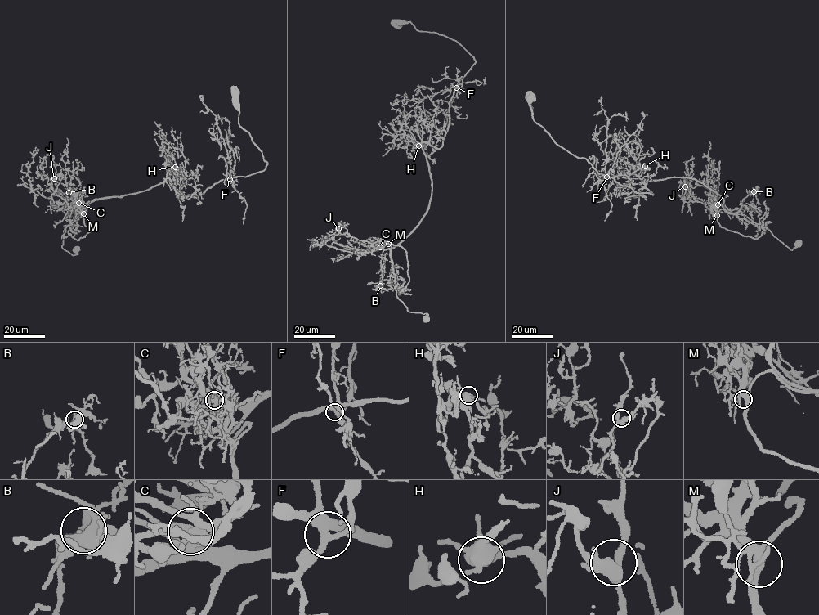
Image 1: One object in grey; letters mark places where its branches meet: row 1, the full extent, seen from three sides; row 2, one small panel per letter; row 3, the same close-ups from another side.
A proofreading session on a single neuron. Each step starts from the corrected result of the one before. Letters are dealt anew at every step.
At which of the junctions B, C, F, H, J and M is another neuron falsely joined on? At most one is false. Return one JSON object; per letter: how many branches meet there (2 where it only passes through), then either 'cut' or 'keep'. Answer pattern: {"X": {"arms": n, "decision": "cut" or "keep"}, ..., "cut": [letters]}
{"B": {"arms": 5, "decision": "keep"}, "C": {"arms": 5, "decision": "cut"}, "F": {"arms": 5, "decision": "keep"}, "H": {"arms": 5, "decision": "keep"}, "J": {"arms": 5, "decision": "keep"}, "M": {"arms": 5, "decision": "keep"}, "cut": ["C"]}

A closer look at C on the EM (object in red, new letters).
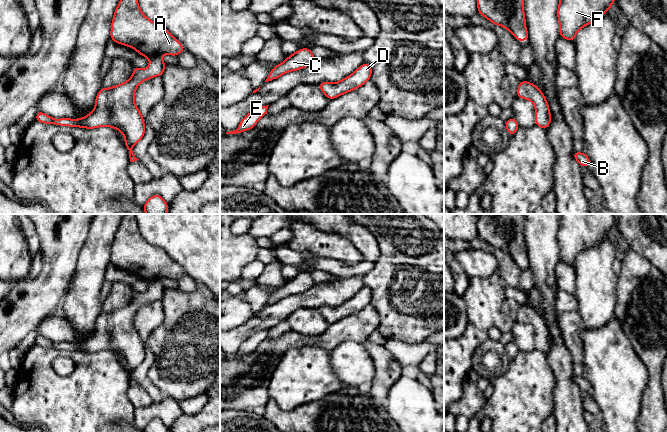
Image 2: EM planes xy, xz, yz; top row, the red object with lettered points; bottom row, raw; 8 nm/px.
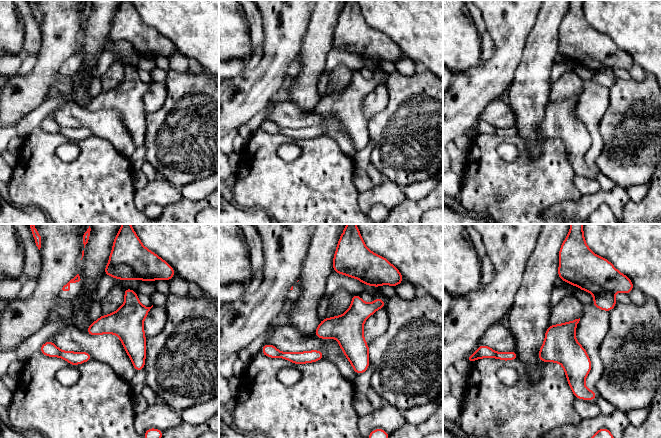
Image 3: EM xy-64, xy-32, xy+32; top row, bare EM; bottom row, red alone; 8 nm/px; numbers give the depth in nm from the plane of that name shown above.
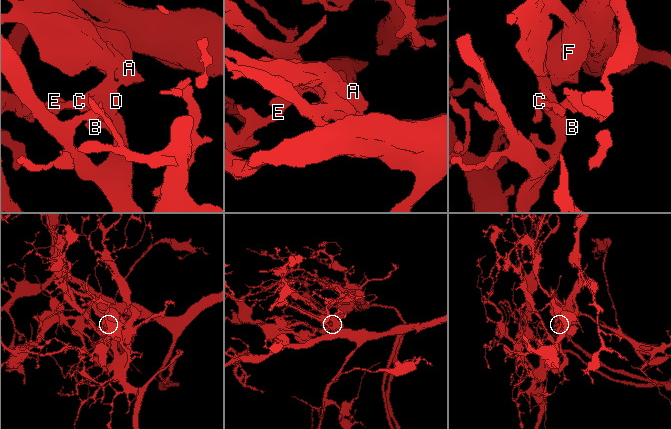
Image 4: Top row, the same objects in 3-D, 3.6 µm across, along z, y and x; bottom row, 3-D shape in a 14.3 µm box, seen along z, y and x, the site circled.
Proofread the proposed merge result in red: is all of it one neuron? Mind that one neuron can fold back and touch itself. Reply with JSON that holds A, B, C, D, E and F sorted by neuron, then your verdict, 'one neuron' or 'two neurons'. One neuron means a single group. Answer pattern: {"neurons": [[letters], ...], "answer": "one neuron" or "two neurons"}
{"neurons": [["A", "E", "F"], ["B", "C", "D"]], "answer": "two neurons"}

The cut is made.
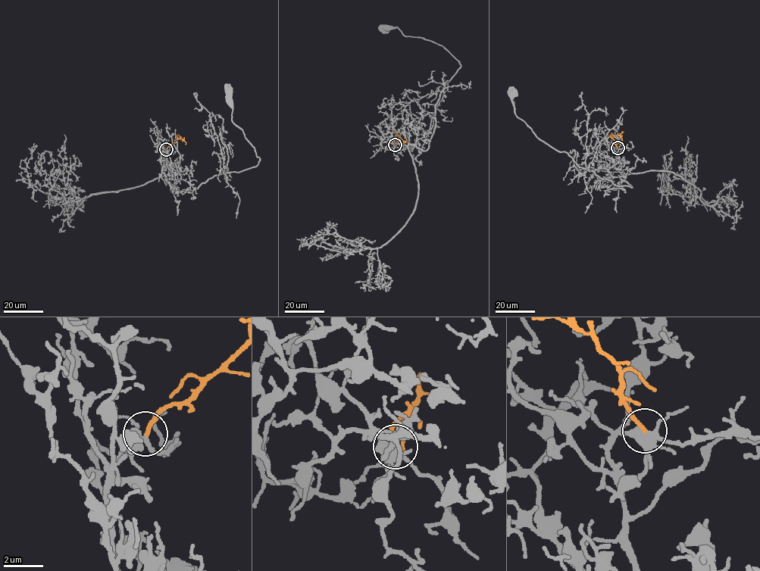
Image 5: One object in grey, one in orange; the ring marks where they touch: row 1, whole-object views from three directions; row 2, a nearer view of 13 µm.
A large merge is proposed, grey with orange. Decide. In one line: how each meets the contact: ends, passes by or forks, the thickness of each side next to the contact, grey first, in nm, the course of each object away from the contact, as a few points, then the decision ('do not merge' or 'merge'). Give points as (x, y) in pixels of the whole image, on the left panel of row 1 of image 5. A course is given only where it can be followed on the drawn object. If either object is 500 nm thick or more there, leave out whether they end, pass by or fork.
grey forks there; orange ends there; 340 nm thick on the grey side, 200 nm on the other; grey runs (166, 149), (163, 170), (176, 191), (195, 189), (213, 176), (258, 163), (254, 147), (233, 123), (229, 90); orange runs (166, 149), (179, 138), (182, 138), (186, 144); merge

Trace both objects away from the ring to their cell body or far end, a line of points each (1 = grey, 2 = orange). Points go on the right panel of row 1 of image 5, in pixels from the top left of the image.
1: (617, 148), (620, 178), (632, 187), (601, 179), (577, 166), (567, 154), (540, 140), (516, 115), (512, 92)
2: (617, 148), (612, 135), (619, 135), (621, 140)

